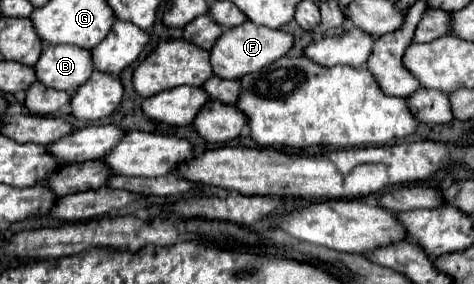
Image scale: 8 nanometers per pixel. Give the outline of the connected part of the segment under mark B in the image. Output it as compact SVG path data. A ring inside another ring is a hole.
M46 46L40 54L40 60L34 64L36 80L52 90L64 90L72 94L80 84L84 84L92 74L92 58L88 50L80 50L78 46Z

